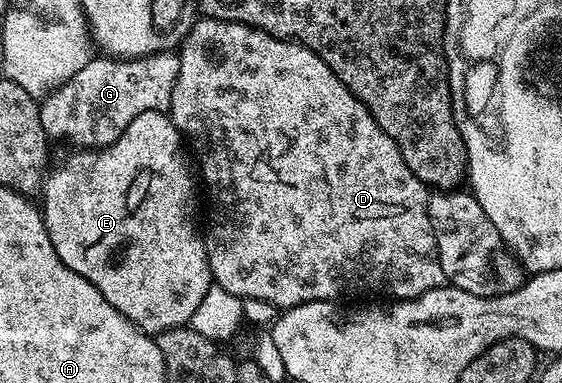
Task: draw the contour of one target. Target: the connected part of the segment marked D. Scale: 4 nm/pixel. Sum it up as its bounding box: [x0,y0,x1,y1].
[170,16,445,311]

